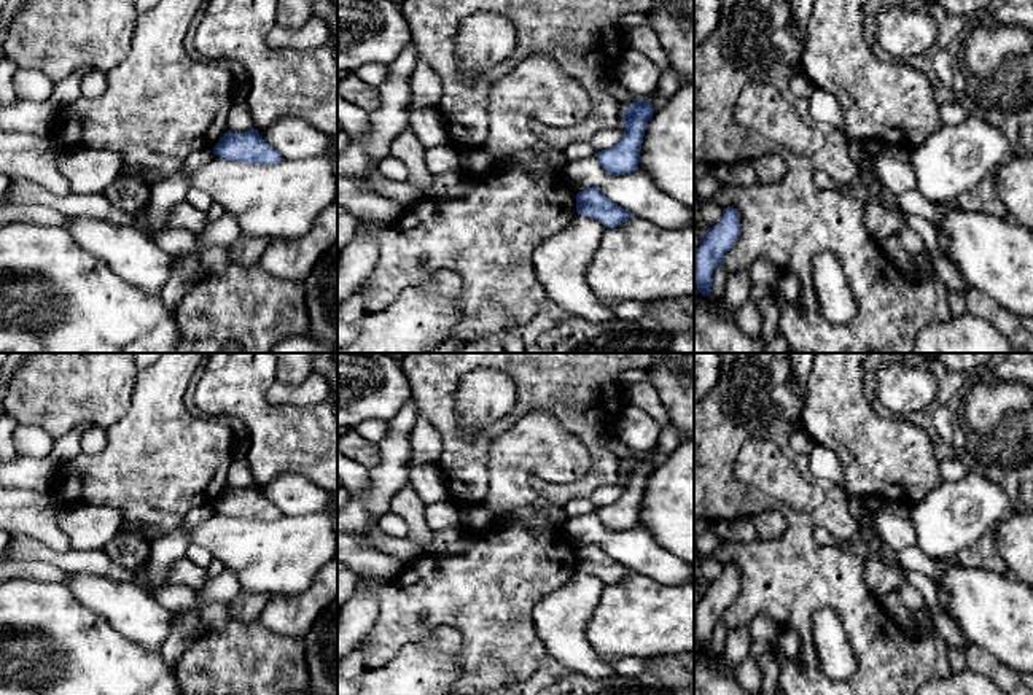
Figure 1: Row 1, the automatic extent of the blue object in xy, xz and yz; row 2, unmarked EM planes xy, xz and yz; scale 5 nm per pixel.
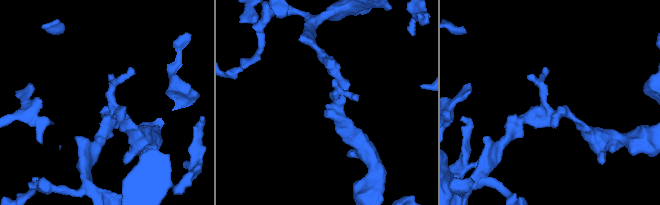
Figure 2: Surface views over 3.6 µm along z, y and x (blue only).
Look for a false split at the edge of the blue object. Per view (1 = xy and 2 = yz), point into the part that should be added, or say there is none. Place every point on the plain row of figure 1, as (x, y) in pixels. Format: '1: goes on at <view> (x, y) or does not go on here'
1: does not go on here
2: does not go on here

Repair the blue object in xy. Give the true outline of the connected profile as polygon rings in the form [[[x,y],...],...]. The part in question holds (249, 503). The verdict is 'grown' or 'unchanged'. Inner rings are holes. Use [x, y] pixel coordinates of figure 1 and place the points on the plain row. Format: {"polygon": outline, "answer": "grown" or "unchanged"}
{"polygon": [[[258,485],[245,488],[228,487],[213,504],[213,511],[226,517],[248,522],[277,520],[282,517],[280,509],[263,496]]], "answer": "unchanged"}

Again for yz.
{"polygon": [[[734,563],[724,565],[719,579],[707,585],[694,609],[694,636],[702,652],[710,650],[713,627],[740,593],[740,574]]], "answer": "unchanged"}

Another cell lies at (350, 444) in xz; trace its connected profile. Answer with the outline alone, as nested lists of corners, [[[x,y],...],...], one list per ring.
[[[349,428],[337,439],[337,450],[349,460],[372,468],[380,461],[379,444],[364,439],[355,428]]]

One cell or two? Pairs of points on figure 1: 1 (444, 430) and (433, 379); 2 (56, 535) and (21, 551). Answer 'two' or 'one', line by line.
1: one
2: two

